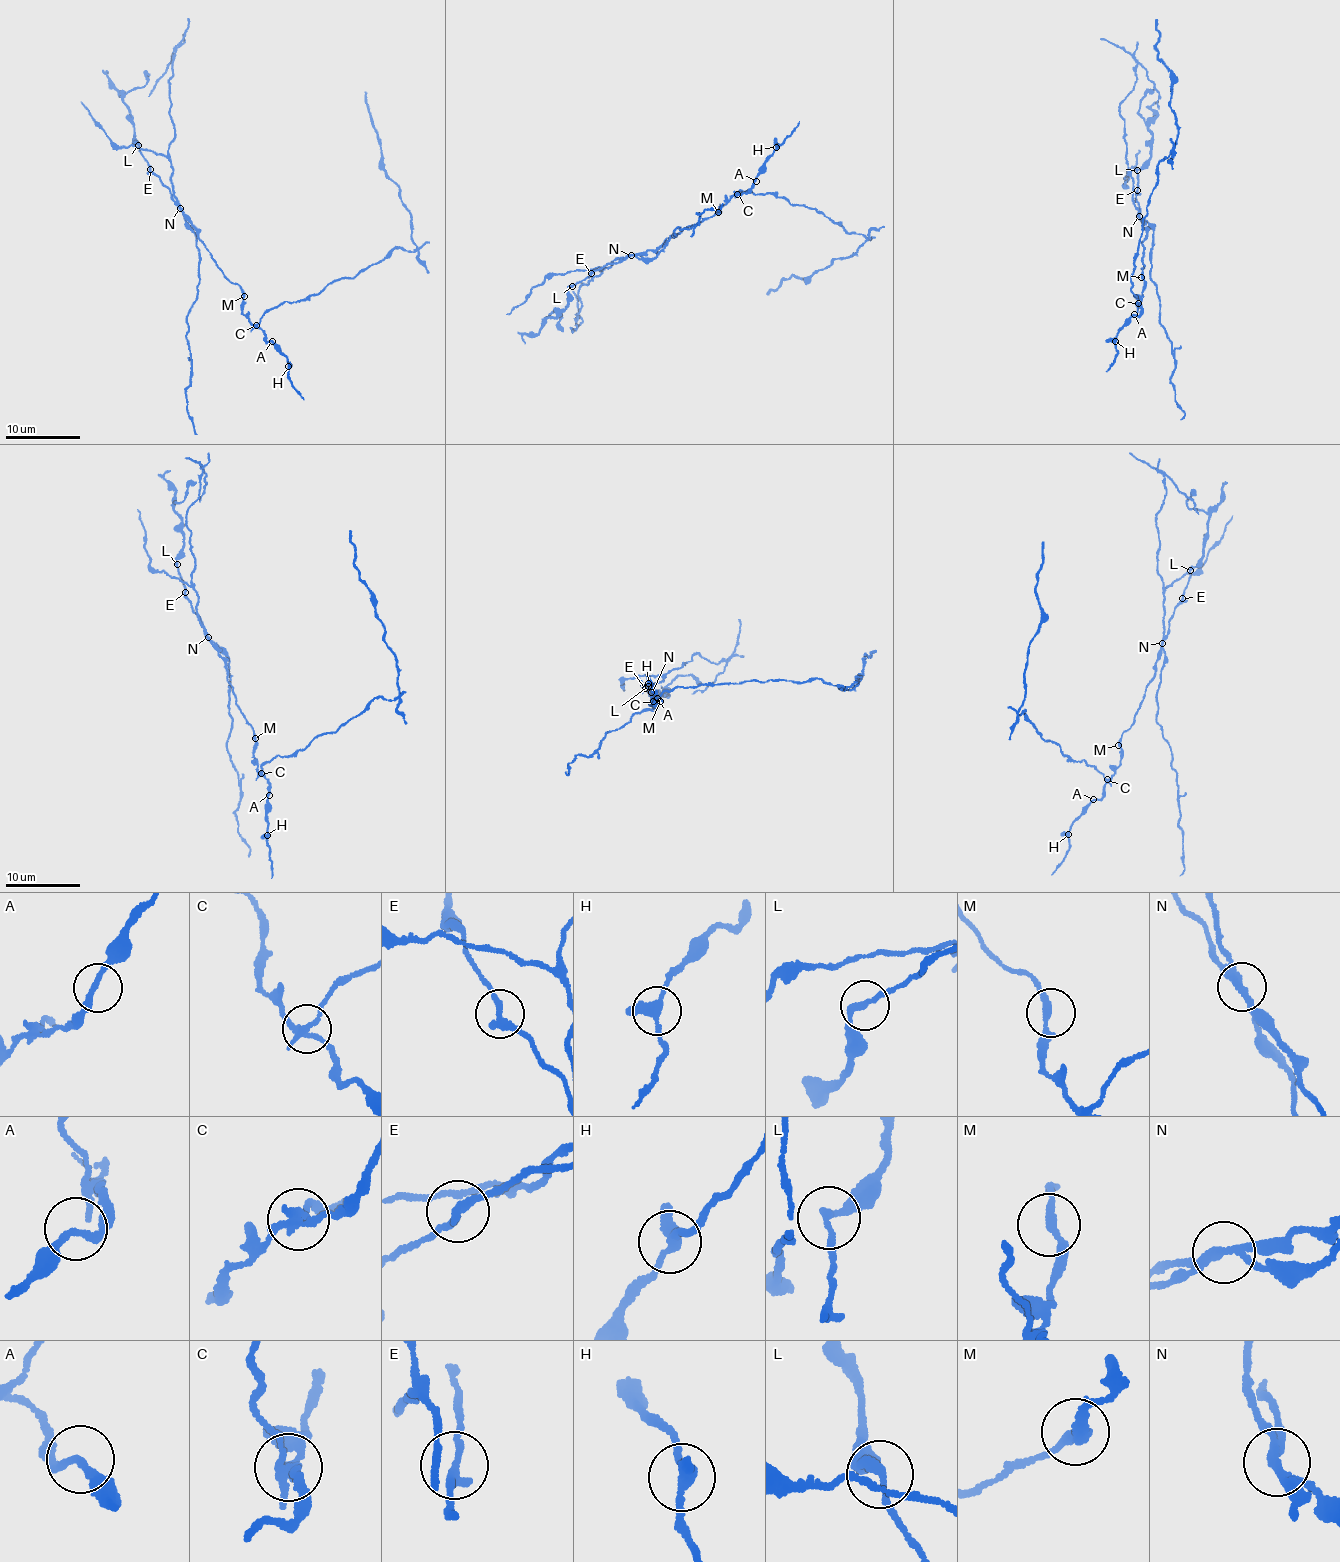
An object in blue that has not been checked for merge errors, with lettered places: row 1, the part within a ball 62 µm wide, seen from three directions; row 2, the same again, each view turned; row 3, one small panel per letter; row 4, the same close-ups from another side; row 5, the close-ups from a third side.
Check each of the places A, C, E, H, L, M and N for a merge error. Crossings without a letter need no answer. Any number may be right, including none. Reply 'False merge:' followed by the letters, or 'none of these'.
False merge: C, N

